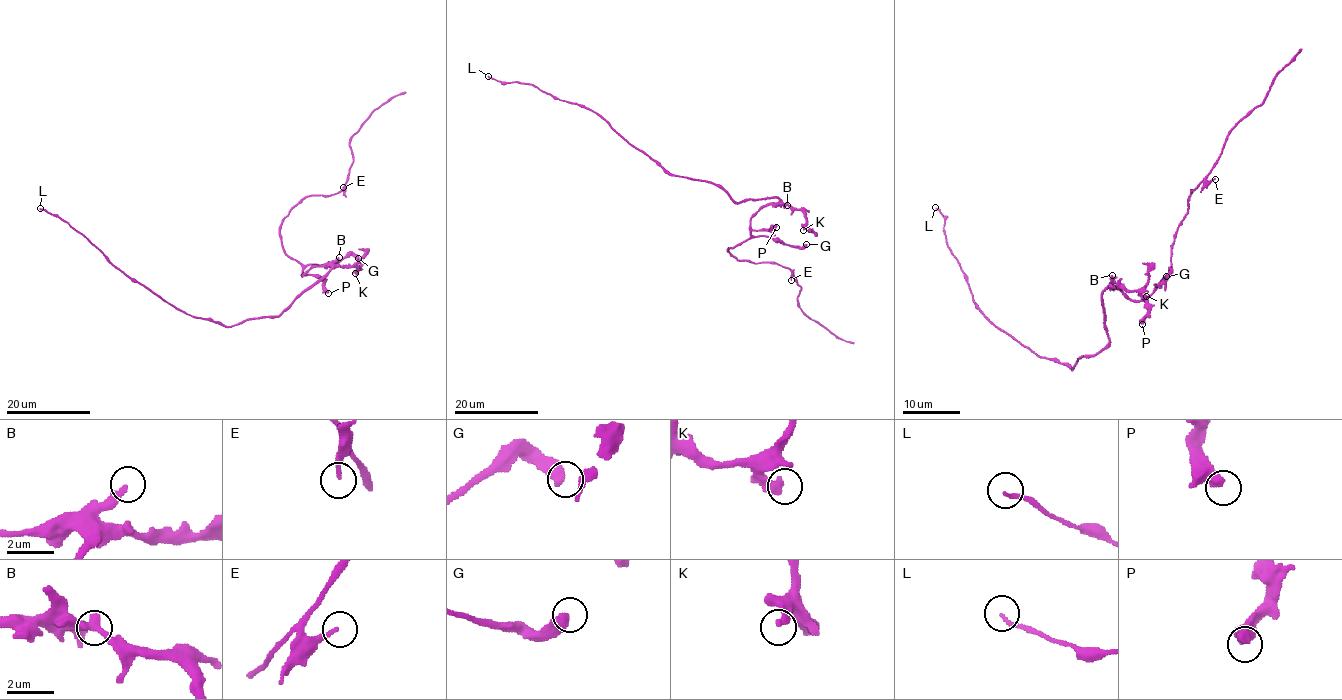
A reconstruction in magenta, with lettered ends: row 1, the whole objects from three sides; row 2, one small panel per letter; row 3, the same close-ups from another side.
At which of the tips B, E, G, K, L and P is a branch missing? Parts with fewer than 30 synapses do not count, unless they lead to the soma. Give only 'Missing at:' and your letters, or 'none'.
Missing at: none

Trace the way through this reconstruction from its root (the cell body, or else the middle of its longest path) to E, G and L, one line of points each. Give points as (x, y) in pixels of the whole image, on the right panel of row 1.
E: (1103, 306), (1109, 286), (1133, 301), (1155, 289), (1170, 269), (1173, 235), (1191, 190), (1215, 179)
G: (1103, 306), (1102, 293), (1109, 286), (1117, 286), (1133, 301), (1145, 301), (1166, 276)
L: (1103, 306), (1109, 339), (1103, 348), (1072, 369), (1041, 358), (974, 303), (935, 207)

